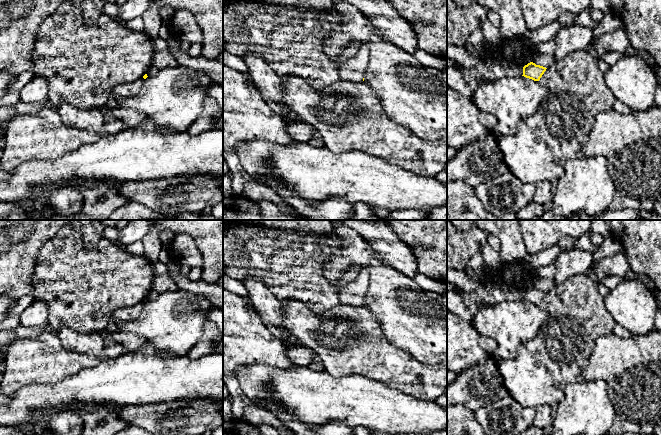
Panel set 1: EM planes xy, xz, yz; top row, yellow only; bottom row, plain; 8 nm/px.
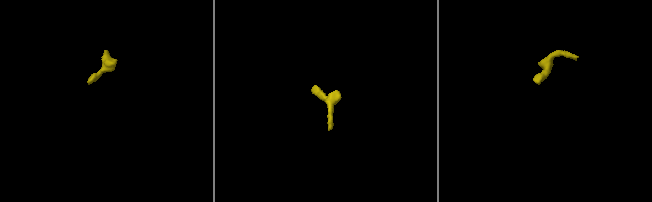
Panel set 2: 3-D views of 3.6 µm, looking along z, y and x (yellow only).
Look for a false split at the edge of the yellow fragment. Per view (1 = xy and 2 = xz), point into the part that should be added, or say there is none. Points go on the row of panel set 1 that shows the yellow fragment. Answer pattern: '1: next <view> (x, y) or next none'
1: next none
2: next none

